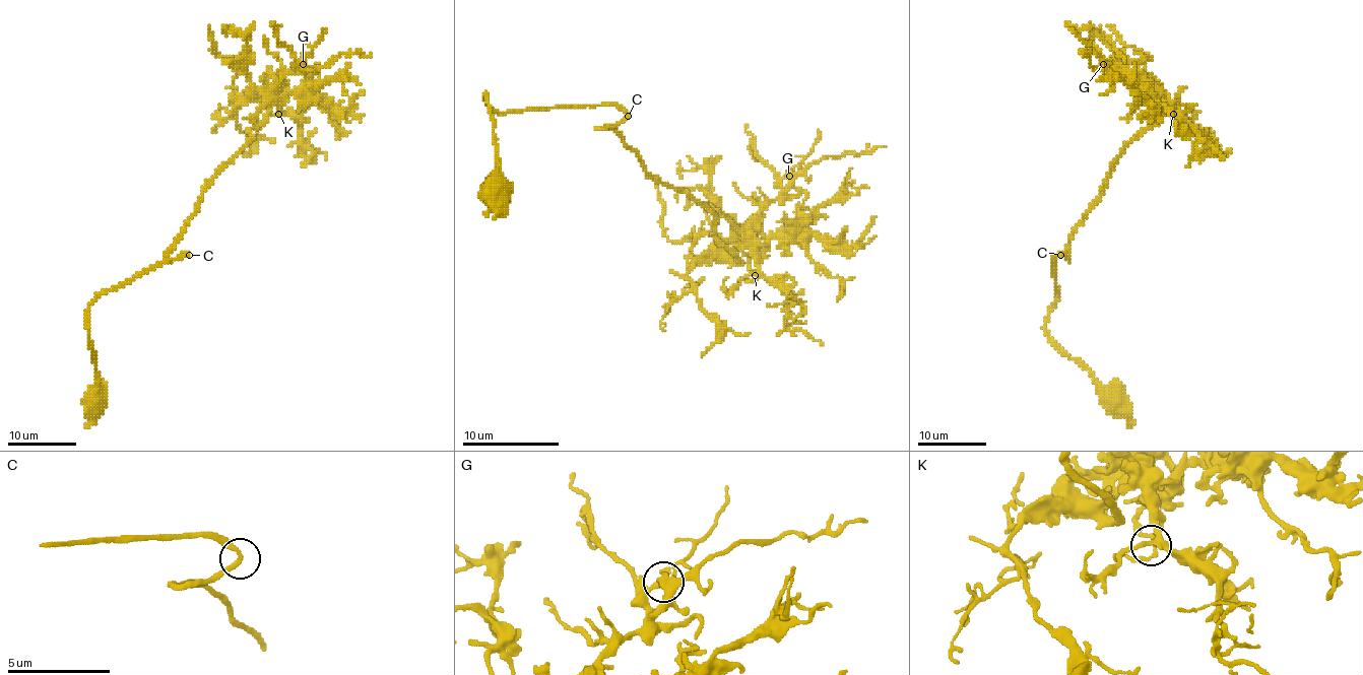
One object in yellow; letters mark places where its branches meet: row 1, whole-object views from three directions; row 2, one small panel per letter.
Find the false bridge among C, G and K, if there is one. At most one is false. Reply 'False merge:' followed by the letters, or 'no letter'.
False merge: no letter

